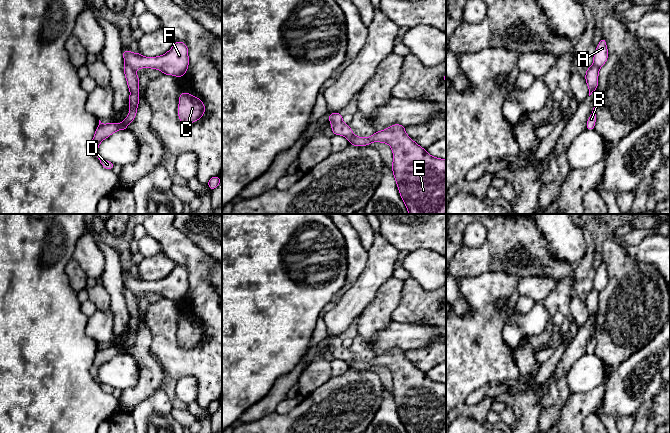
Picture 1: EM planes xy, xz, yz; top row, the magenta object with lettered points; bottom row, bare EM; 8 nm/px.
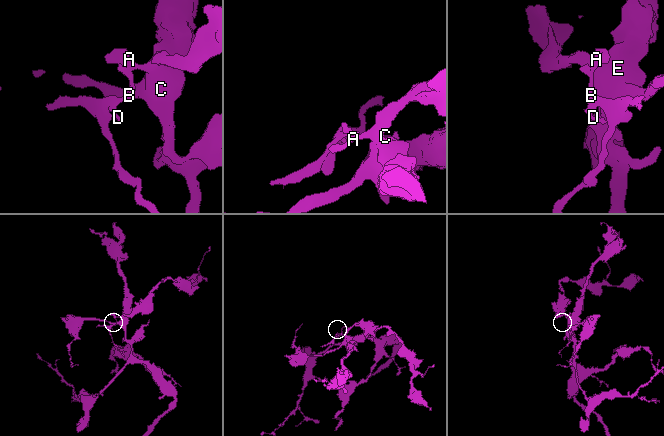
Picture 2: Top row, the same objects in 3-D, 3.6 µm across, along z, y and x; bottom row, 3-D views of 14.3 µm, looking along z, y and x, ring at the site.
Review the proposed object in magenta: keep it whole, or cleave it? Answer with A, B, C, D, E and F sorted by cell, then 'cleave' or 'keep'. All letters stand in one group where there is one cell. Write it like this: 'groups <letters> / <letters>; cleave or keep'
groups A C E F / B D; cleave

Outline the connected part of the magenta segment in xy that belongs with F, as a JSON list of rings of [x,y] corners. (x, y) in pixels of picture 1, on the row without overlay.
[[[176,265],[168,276],[157,281],[145,281],[129,274],[122,278],[125,288],[133,294],[152,292],[162,295],[164,299],[183,301],[189,289],[188,271],[182,265]]]

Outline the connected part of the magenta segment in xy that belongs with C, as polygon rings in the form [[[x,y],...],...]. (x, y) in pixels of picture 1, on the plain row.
[[[183,316],[179,319],[178,341],[182,348],[198,345],[205,337],[205,329],[198,322]]]

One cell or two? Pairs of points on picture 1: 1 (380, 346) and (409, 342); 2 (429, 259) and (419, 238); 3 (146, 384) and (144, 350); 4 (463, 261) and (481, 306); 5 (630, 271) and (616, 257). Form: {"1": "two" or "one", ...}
{"1": "one", "2": "two", "3": "one", "4": "two", "5": "one"}

